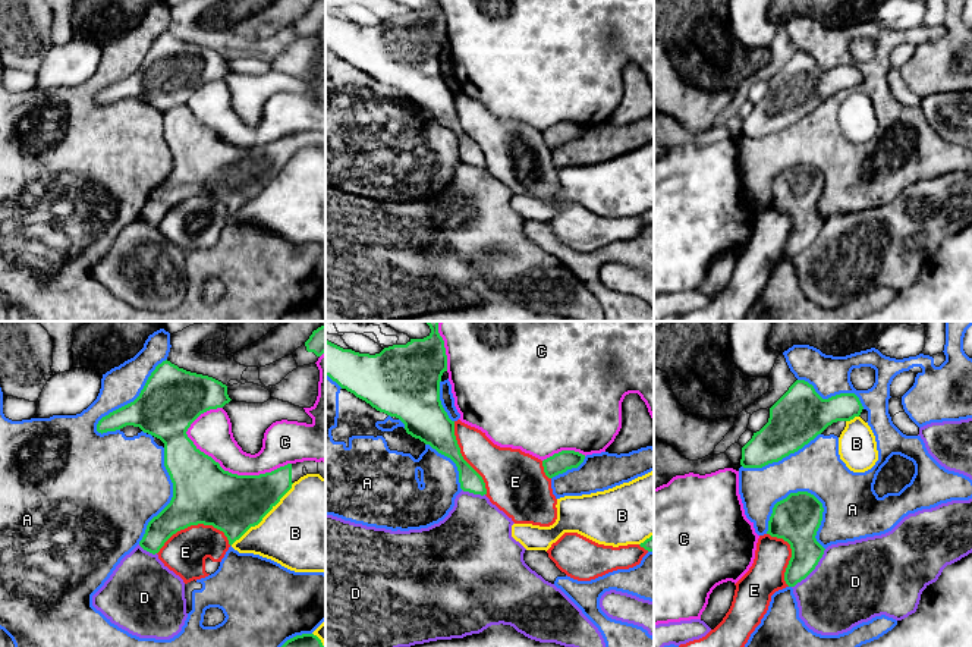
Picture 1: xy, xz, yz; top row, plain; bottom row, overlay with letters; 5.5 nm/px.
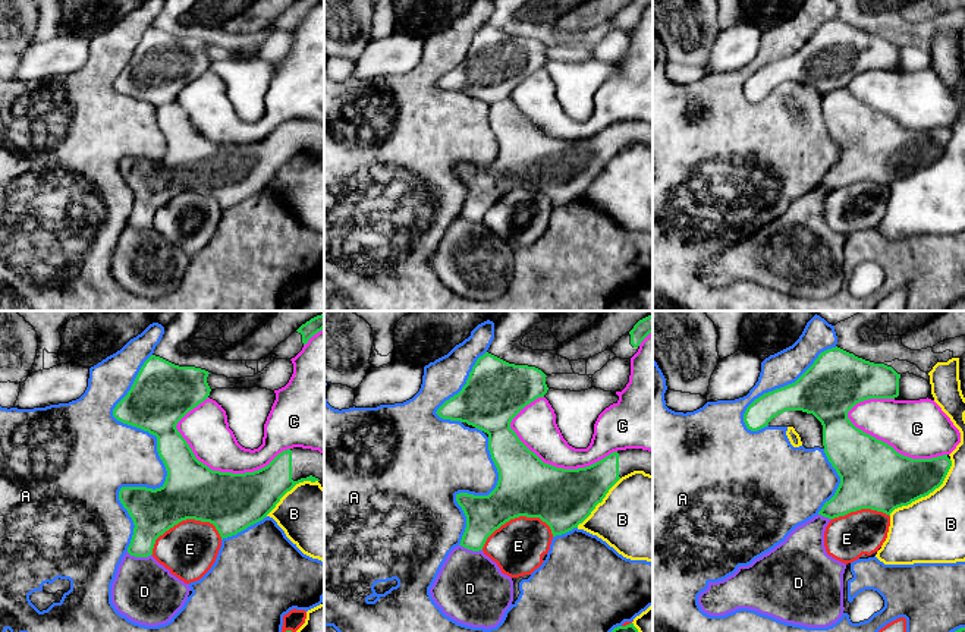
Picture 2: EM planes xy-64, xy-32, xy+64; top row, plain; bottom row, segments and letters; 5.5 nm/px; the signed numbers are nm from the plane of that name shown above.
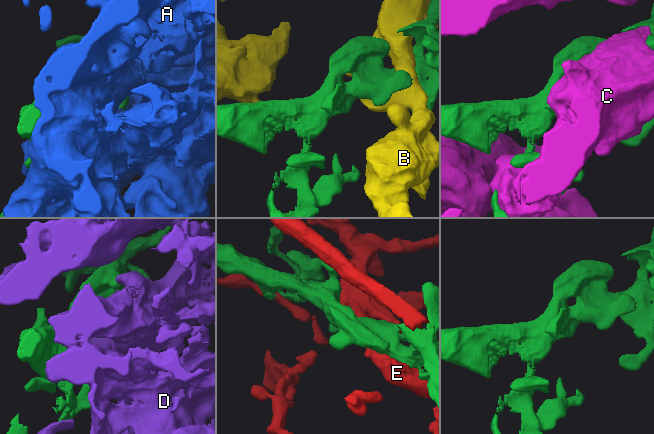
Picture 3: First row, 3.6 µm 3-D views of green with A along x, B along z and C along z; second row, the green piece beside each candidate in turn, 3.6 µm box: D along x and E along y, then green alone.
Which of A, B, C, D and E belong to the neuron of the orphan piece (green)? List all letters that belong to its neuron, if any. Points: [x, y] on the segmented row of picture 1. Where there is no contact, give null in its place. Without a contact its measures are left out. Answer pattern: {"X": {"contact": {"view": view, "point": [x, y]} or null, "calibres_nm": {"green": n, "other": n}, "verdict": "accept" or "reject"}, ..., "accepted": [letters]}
{"A": {"contact": {"view": "yz", "point": [820, 502]}, "calibres_nm": {"green": 260, "other": 320}, "verdict": "reject"}, "B": {"contact": {"view": "xy", "point": [264, 515]}, "calibres_nm": {"green": 320, "other": 440}, "verdict": "reject"}, "C": {"contact": {"view": "xy", "point": [236, 474]}, "calibres_nm": {"green": 340, "other": 200}, "verdict": "reject"}, "D": {"contact": {"view": "yz", "point": [812, 569]}, "calibres_nm": {"green": 200, "other": 440}, "verdict": "accept"}, "E": {"contact": {"view": "xy", "point": [194, 524]}, "calibres_nm": {"green": 340, "other": 240}, "verdict": "reject"}, "accepted": ["D"]}

